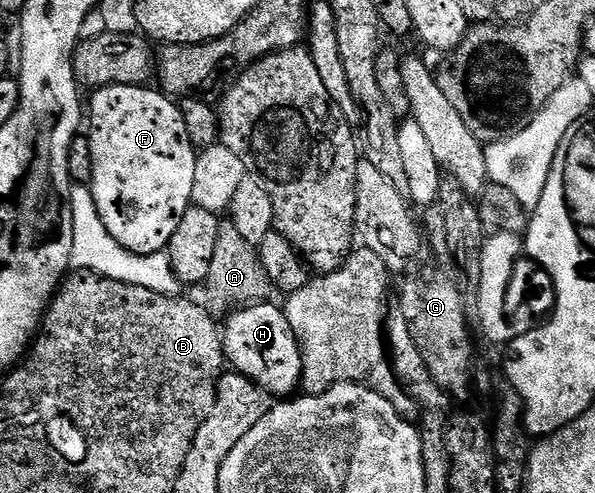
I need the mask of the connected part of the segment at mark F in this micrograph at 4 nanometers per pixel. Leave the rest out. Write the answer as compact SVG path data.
M101 86L95 91L92 103L87 103L86 118L92 121L88 143L92 149L92 181L90 189L98 216L106 224L106 232L135 254L159 254L174 236L182 216L192 205L194 164L197 150L186 136L180 107L159 89L142 86Z

